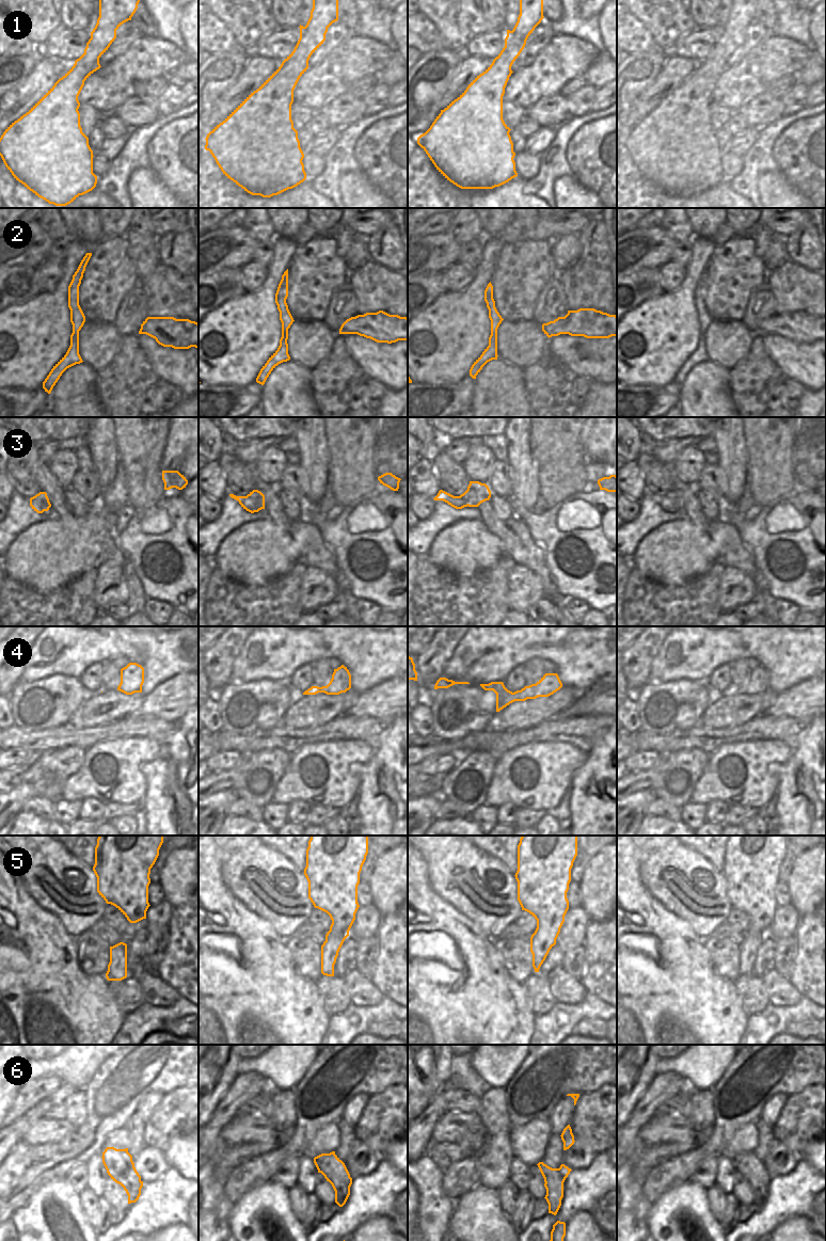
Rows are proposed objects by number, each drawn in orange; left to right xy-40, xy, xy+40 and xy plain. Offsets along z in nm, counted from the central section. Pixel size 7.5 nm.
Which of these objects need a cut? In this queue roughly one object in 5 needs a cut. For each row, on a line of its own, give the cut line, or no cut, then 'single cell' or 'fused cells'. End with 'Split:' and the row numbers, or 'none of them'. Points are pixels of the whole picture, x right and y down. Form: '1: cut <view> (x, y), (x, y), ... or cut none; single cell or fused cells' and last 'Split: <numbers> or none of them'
1: cut none; single cell
2: cut xy+40 (492, 290), (485, 298); fused cells
3: cut xy (257, 491), (256, 500), (264, 503); fused cells
4: cut none; single cell
5: cut none; single cell
6: cut xy+40 (560, 1170), (559, 1176), (555, 1179), (551, 1178), (545, 1182); fused cells
Split: 2, 3, 6

